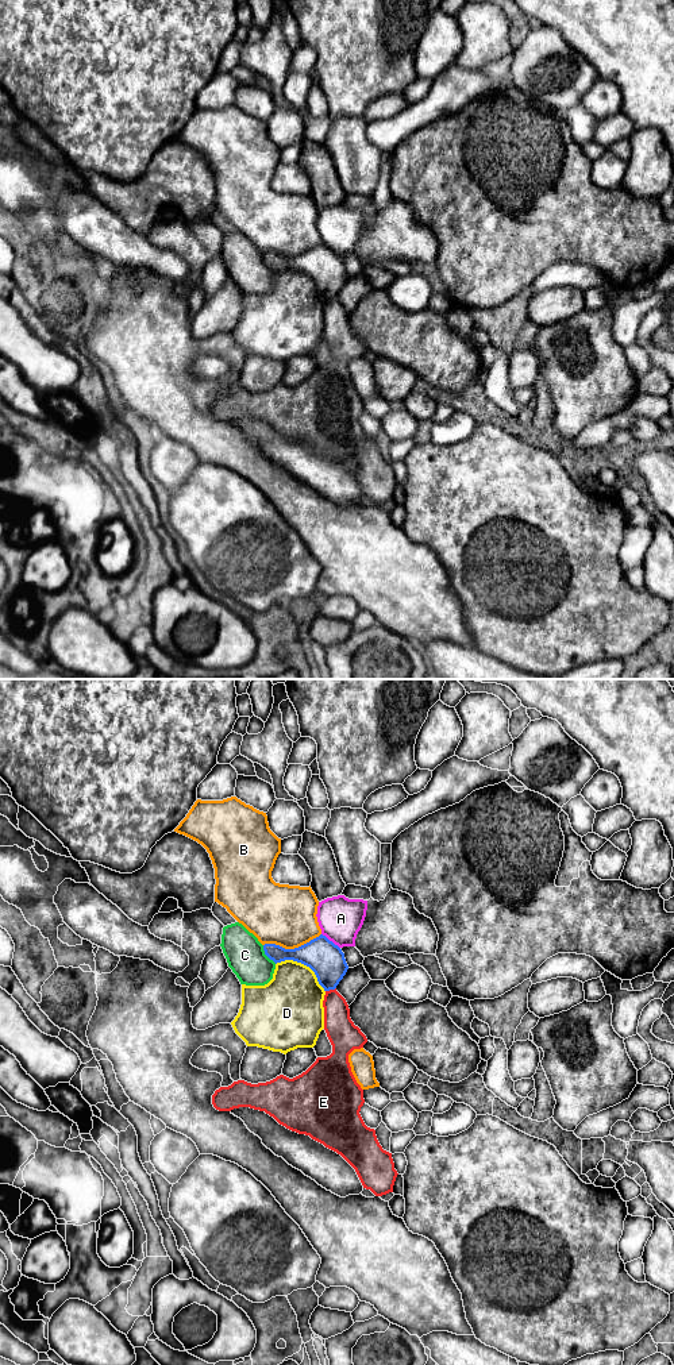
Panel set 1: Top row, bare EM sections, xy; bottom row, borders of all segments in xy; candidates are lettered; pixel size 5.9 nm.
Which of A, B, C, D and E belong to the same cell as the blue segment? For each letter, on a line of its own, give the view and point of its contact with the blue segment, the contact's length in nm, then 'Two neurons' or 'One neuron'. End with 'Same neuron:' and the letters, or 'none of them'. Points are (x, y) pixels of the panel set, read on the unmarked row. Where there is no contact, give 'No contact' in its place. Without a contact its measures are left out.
A: Touches blue at xy (331, 250). Shared border 140 nm. Two neurons
B: Touches blue at xy (292, 258). Shared border 360 nm. Two neurons
C: Touches blue at xy (266, 263). Shared border 140 nm. Two neurons
D: Touches blue at xy (304, 273). Shared border 340 nm. Two neurons
E: Touches blue at xy (330, 297). Shared border 70 nm. Two neurons
Same neuron: none of them

